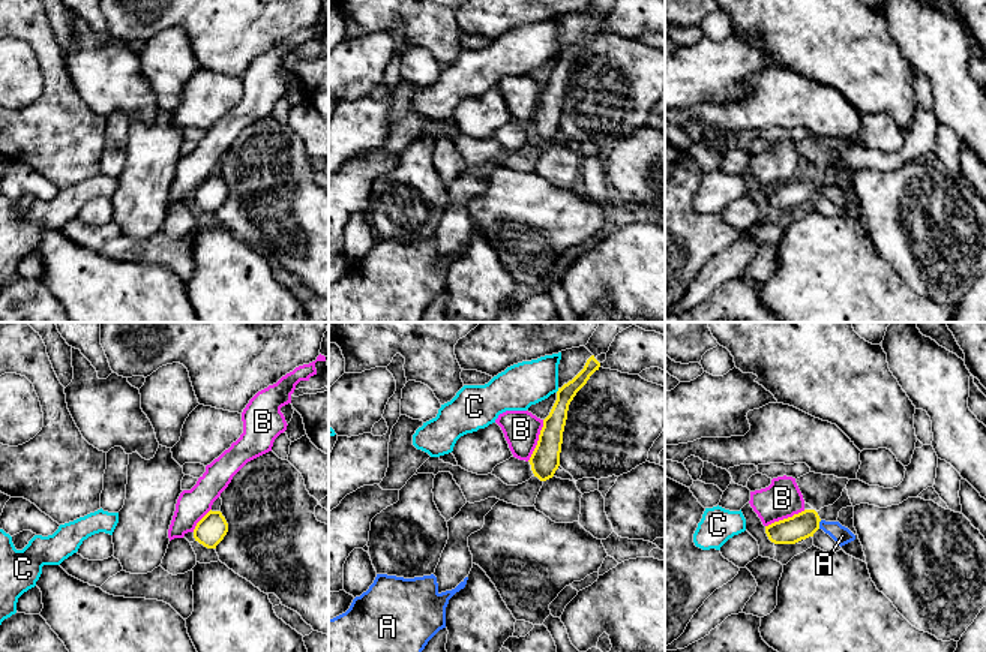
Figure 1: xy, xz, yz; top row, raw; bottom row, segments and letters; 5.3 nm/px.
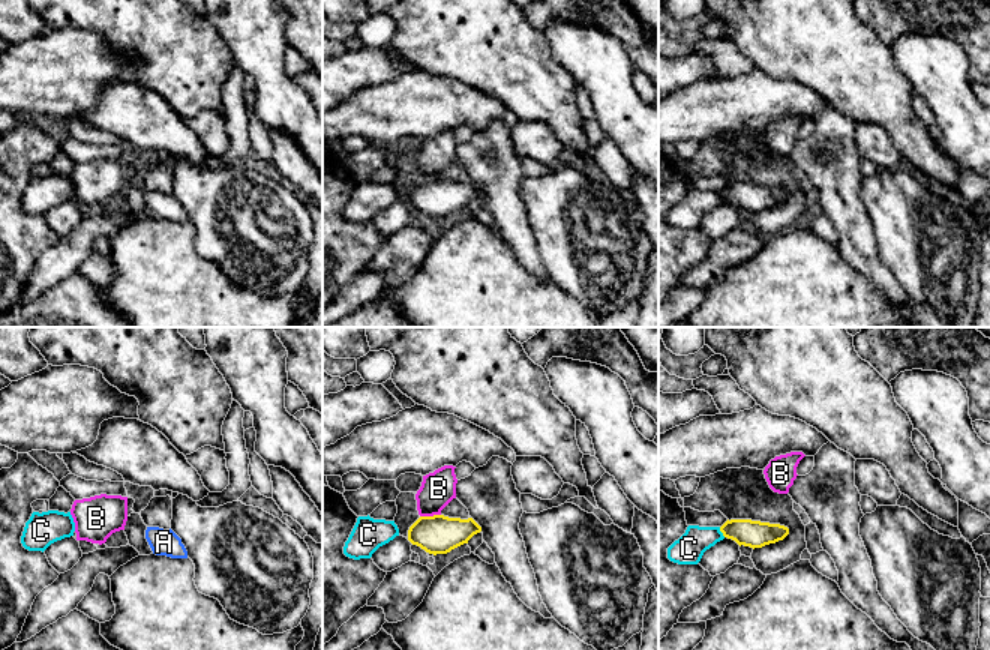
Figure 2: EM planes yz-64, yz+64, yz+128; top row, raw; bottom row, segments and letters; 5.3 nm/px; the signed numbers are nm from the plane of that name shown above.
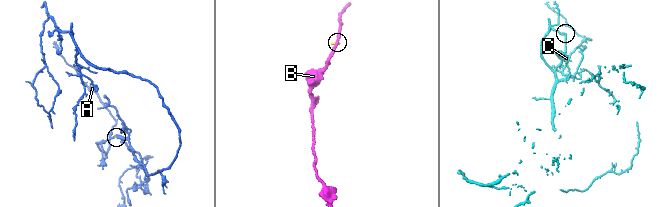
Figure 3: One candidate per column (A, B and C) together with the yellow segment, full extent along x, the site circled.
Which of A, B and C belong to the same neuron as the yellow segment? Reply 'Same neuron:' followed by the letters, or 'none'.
Same neuron: A

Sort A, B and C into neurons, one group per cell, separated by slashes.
A / B / C

